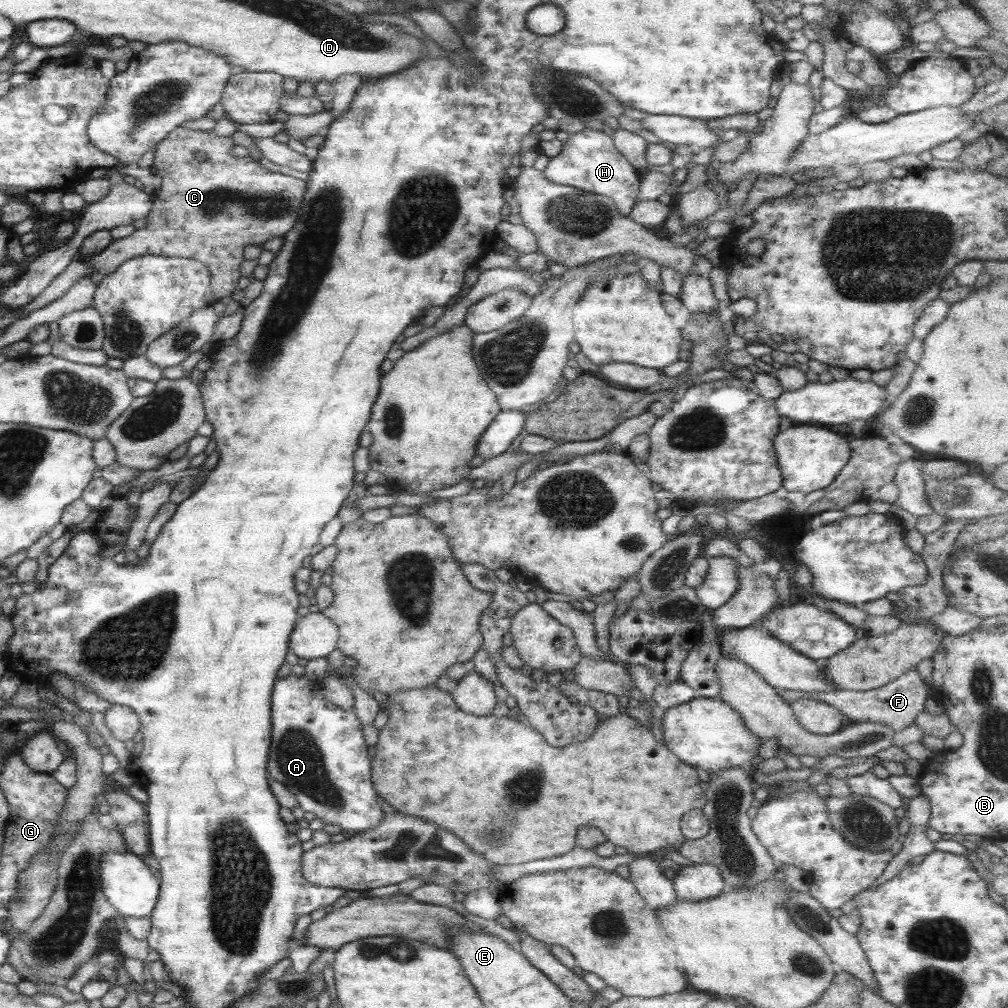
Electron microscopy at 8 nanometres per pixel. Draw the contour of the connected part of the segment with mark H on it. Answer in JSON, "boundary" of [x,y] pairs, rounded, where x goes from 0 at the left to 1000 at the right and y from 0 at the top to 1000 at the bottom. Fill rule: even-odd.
{"boundary":[[[579,126],[576,130],[564,133],[563,139],[558,141],[558,147],[553,155],[545,158],[538,175],[547,183],[555,183],[565,187],[572,187],[574,189],[584,190],[588,193],[600,194],[603,198],[608,199],[610,209],[623,215],[626,205],[630,202],[633,192],[633,184],[635,177],[632,173],[633,169],[628,167],[612,149],[607,142],[606,135],[598,132],[598,130]]]}

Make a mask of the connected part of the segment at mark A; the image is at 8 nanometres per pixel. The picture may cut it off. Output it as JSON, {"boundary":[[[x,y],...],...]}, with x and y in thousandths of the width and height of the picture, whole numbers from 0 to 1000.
{"boundary":[[[288,670],[275,674],[269,682],[268,739],[263,766],[280,778],[294,792],[301,806],[309,806],[321,817],[333,817],[340,828],[349,828],[374,819],[380,806],[372,793],[367,775],[368,749],[360,735],[357,716],[349,703],[330,700],[318,689],[318,678]]]}

